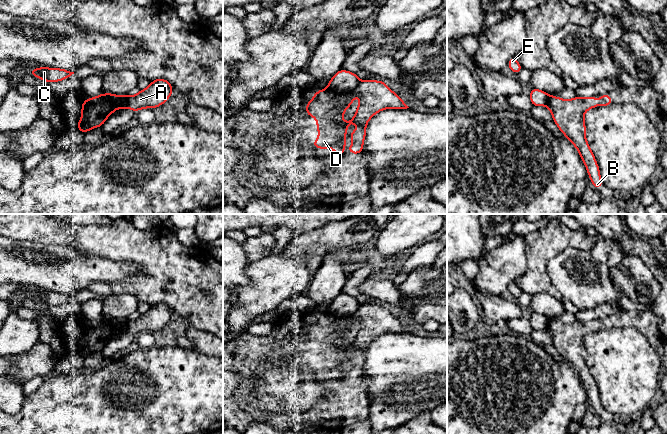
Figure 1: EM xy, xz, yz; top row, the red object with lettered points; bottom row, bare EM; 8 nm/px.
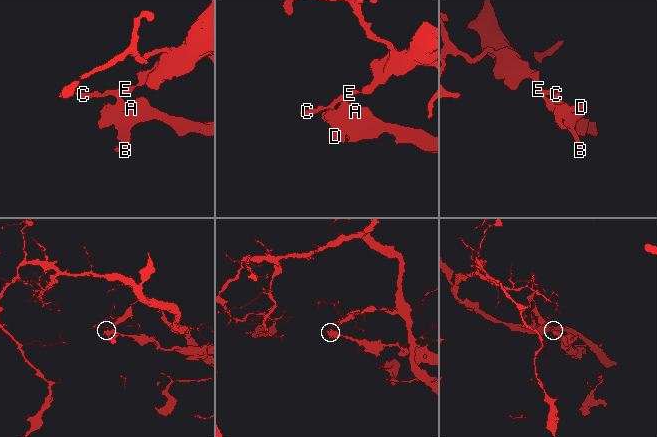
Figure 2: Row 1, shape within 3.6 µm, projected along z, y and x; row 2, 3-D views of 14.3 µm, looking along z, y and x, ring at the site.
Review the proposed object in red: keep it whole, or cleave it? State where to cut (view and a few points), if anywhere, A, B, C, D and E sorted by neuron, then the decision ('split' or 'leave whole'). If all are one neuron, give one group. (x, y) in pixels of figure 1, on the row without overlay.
cut xz (360, 305), (349, 315), (335, 317), (328, 312); groups A B D / C E; split

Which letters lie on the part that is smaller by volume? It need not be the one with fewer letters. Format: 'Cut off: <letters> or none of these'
Cut off: A, B, D

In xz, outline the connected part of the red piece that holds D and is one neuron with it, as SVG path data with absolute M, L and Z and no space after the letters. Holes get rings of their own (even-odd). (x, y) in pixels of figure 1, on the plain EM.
M360 305L353 315L340 318L329 312L319 314L306 328L306 338L317 344L316 352L320 358L311 369L321 373L332 371L335 379L342 379L347 351L356 347L358 352L350 359L353 368L348 377L362 377L368 345L376 337L389 332L404 334L409 331L384 305ZM356 319L360 320L356 338L348 346L343 346L343 338Z

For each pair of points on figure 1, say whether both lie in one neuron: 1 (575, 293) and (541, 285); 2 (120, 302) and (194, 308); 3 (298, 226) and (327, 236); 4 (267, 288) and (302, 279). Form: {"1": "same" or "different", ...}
{"1": "different", "2": "different", "3": "different", "4": "same"}

